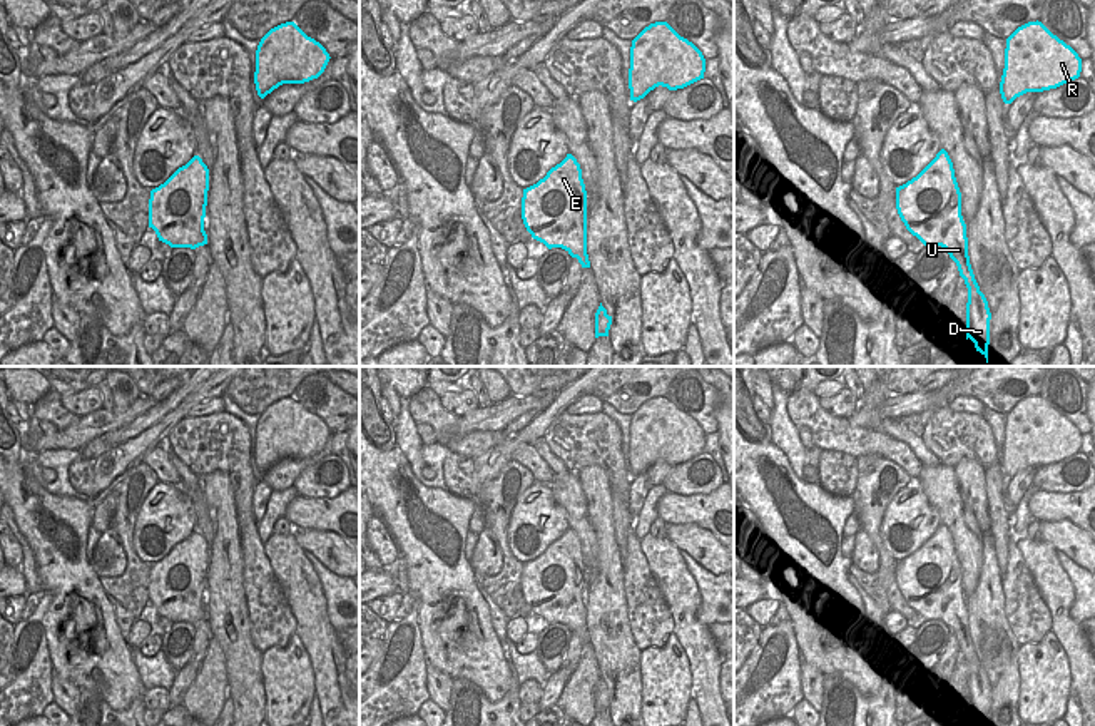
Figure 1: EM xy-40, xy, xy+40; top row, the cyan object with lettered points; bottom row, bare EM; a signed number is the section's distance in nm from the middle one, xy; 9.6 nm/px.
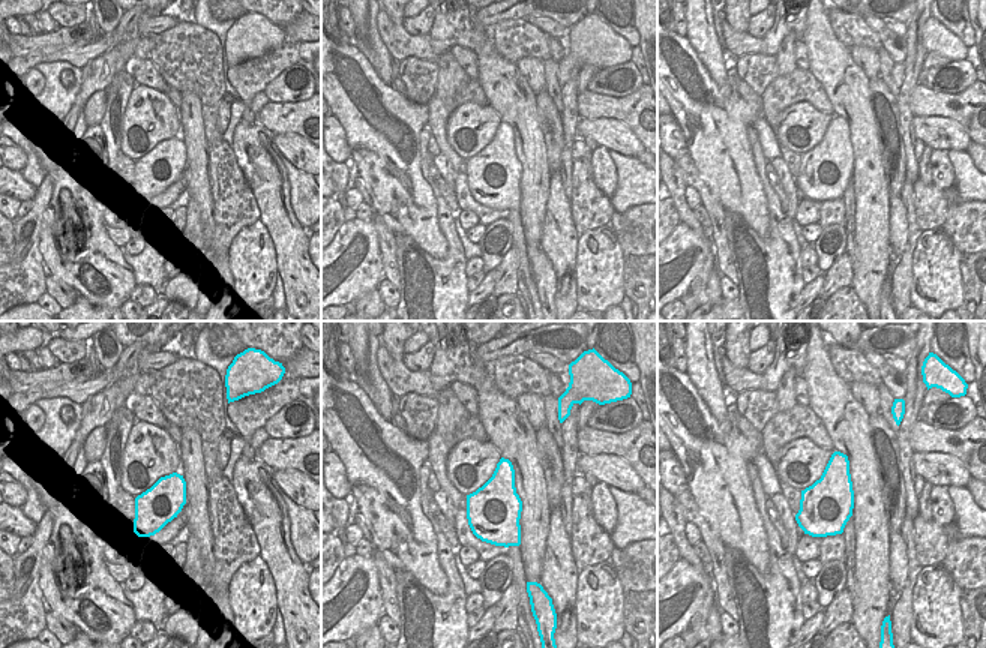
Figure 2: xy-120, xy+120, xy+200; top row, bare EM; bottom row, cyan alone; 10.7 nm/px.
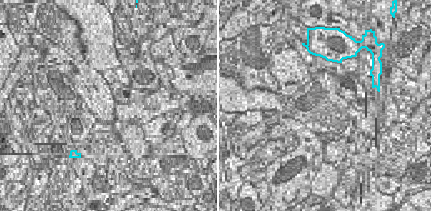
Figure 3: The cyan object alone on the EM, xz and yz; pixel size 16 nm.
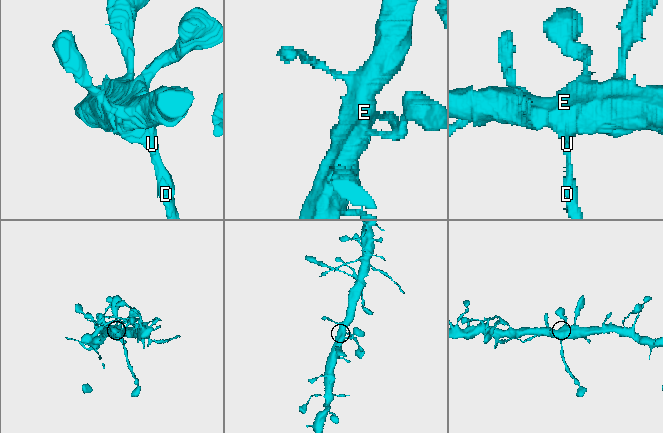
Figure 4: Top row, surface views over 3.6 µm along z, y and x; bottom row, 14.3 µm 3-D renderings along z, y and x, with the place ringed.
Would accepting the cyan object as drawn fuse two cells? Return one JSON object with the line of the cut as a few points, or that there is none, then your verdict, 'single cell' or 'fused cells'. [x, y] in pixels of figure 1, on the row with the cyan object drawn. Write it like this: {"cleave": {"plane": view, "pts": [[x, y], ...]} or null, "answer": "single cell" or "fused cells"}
{"cleave": {"plane": "xy+40", "pts": [[952, 256], [962, 256], [965, 266], [972, 271]]}, "answer": "fused cells"}

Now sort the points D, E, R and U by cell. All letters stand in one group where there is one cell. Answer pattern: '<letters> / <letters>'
D / E R U

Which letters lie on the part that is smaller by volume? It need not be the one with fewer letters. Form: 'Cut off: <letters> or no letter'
Cut off: D

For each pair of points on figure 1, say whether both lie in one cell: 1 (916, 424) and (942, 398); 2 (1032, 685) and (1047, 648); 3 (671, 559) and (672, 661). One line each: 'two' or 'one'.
1: one
2: one
3: two

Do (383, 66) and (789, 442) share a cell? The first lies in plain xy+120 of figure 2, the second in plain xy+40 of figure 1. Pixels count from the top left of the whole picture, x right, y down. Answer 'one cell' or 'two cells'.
one cell

